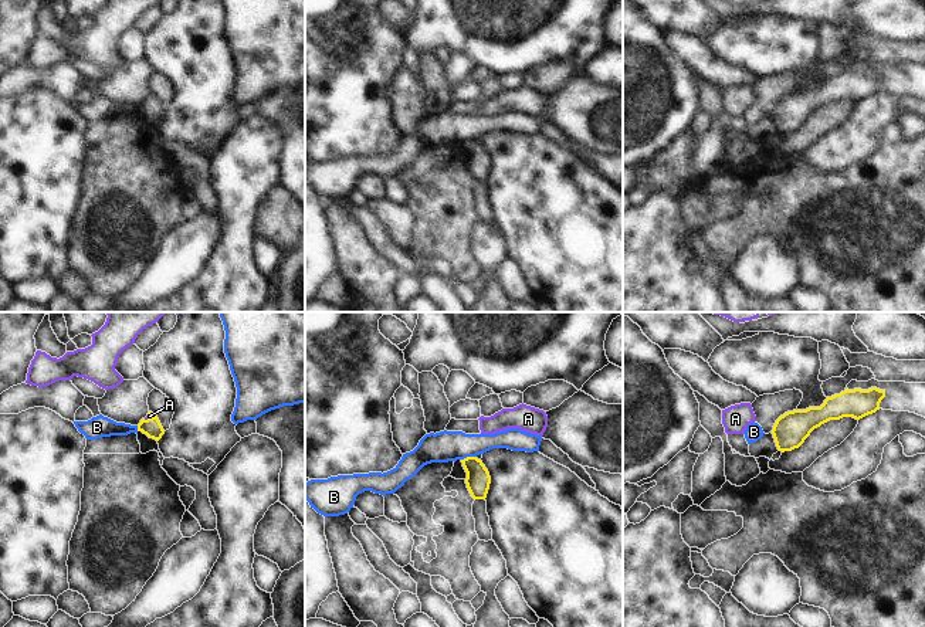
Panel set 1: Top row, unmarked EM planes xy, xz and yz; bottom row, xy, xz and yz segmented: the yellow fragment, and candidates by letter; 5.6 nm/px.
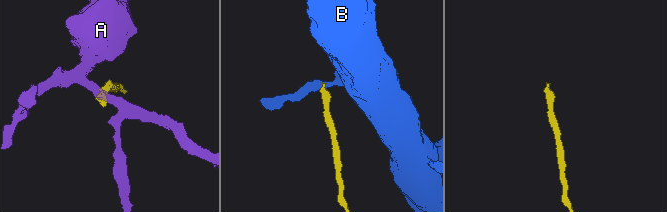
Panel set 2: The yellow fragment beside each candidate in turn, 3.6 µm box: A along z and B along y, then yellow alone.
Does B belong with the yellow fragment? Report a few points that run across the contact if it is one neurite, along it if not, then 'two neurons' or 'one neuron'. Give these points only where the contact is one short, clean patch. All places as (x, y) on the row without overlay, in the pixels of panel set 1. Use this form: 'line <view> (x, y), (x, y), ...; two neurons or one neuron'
line xz (475, 138), (467, 138), (461, 142); two neurons

